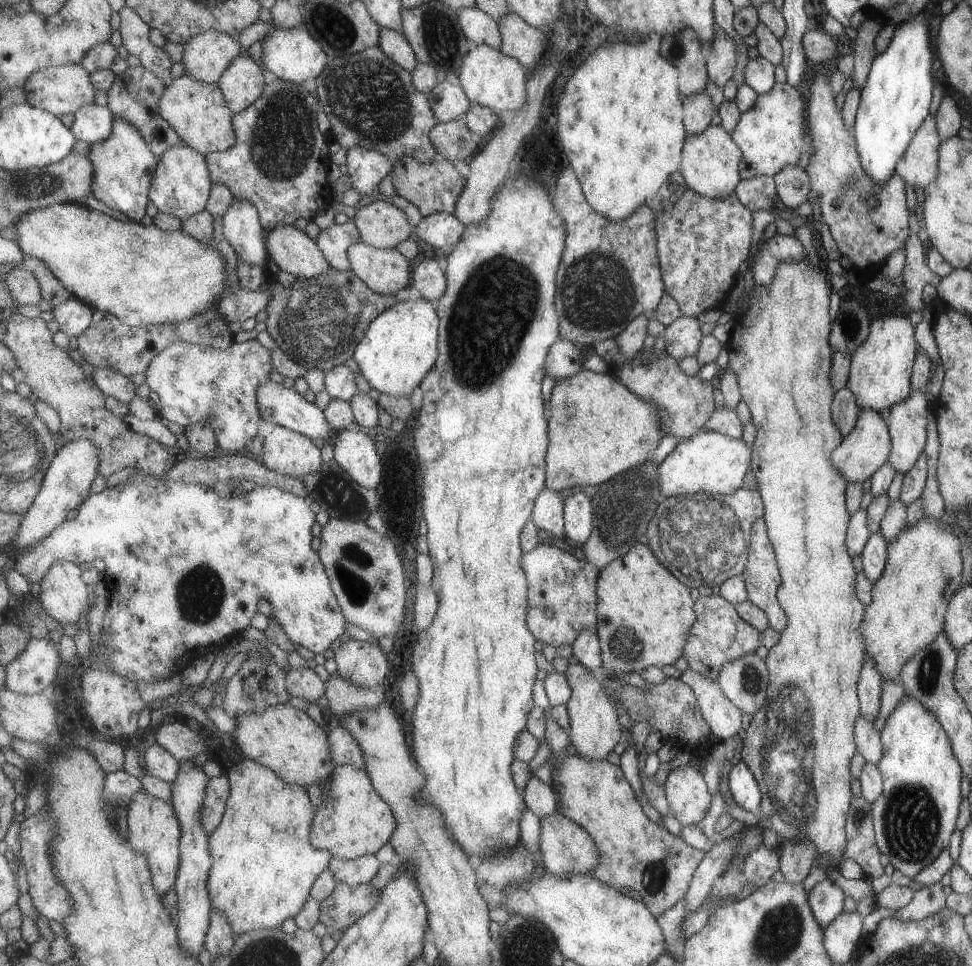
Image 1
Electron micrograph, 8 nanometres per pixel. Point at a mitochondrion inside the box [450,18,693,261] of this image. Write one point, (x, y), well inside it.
(677, 46)

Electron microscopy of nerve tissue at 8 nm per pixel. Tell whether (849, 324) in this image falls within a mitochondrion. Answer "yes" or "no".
yes

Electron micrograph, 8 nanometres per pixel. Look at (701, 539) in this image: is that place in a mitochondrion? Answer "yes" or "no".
yes

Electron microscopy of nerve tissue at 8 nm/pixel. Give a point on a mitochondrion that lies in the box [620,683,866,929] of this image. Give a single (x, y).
(656, 873)

